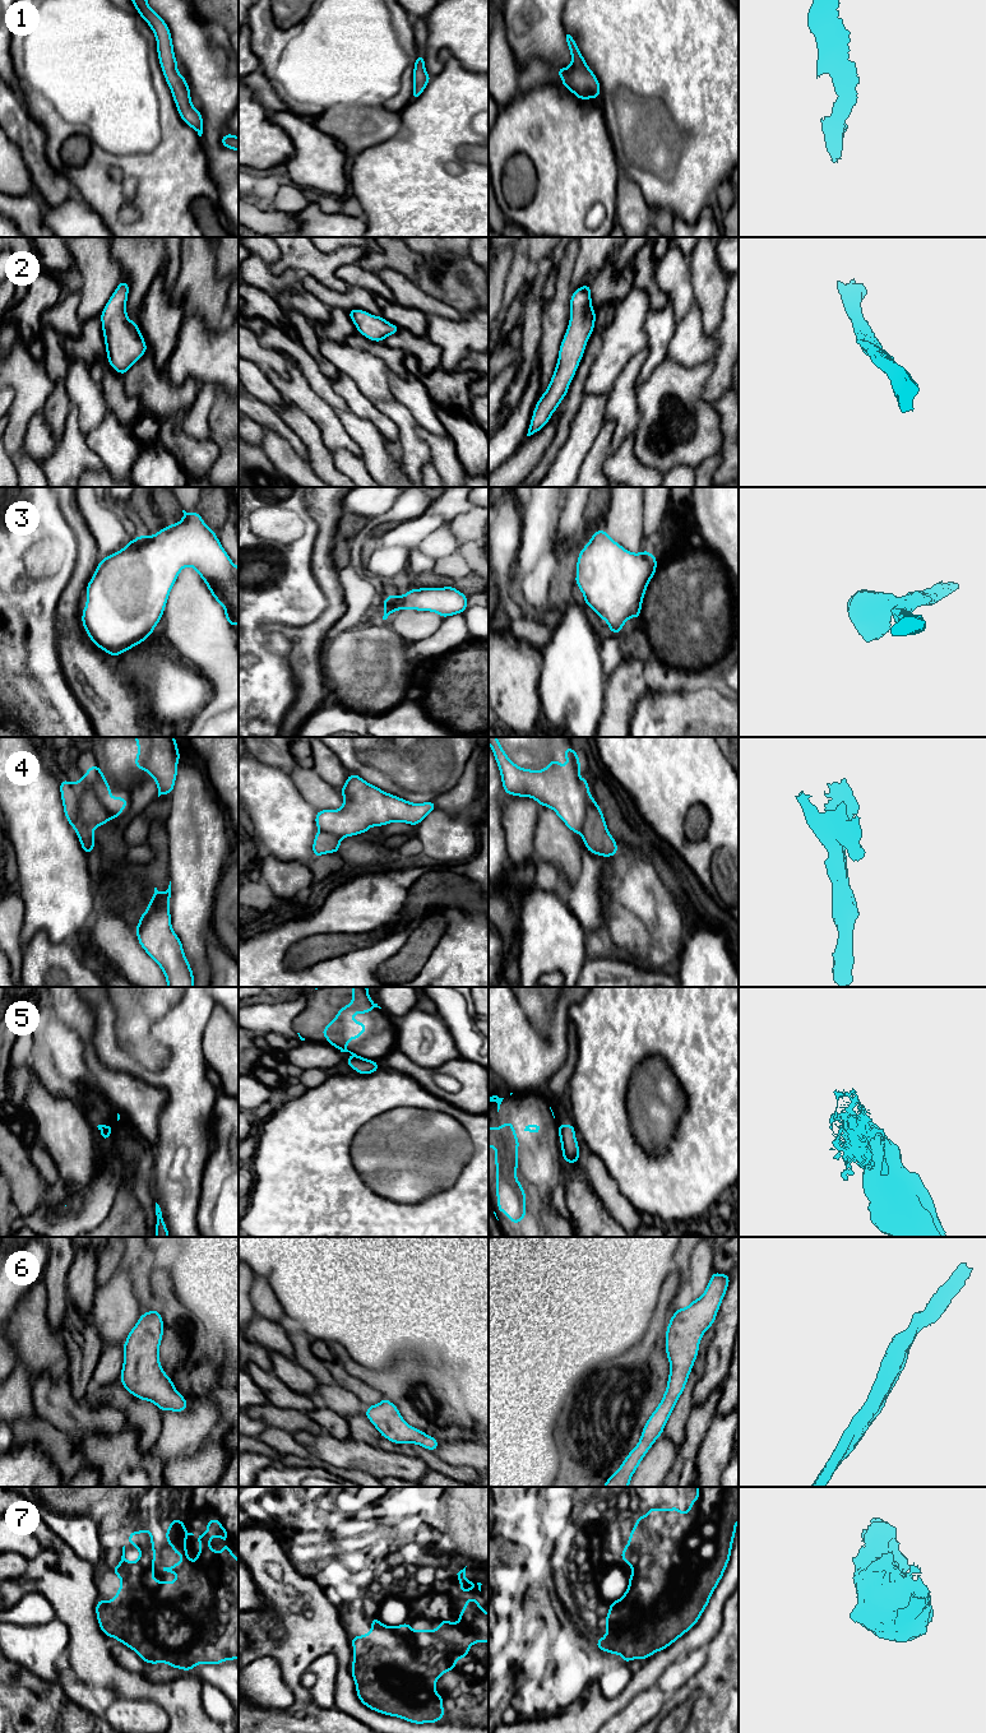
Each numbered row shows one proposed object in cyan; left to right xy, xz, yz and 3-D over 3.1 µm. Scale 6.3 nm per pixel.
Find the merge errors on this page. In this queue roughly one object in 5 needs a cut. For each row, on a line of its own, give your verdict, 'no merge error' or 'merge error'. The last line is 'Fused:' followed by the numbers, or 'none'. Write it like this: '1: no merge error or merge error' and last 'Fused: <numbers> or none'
1: no merge error
2: no merge error
3: no merge error
4: merge error
5: merge error
6: no merge error
7: no merge error
Fused: 4, 5

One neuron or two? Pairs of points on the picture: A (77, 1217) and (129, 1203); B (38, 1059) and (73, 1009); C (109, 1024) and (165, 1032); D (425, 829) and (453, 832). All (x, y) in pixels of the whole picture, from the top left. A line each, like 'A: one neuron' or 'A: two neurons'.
A: one neuron
B: two neurons
C: one neuron
D: one neuron

